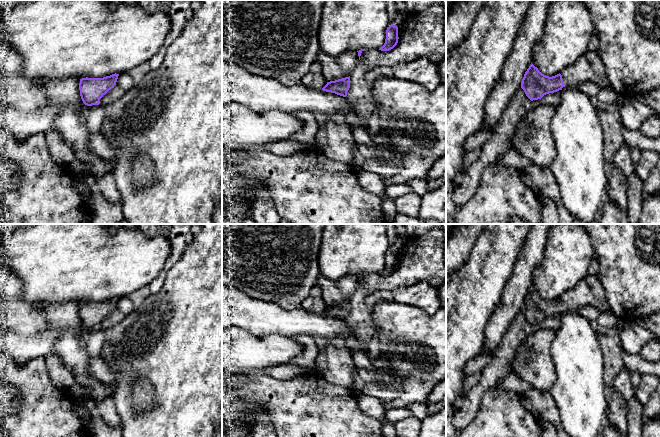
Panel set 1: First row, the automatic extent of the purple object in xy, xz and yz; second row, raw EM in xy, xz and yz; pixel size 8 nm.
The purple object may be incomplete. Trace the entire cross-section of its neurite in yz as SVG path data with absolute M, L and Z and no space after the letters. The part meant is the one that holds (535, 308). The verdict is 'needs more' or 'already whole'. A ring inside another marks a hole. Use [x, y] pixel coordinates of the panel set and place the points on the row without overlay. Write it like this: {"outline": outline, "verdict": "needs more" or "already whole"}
{"outline": "M596 275L585 276L579 283L564 292L559 298L549 301L533 288L529 290L521 306L521 312L531 324L562 314L565 310L578 310L583 306L594 306L601 313L611 313L601 280Z", "verdict": "needs more"}

